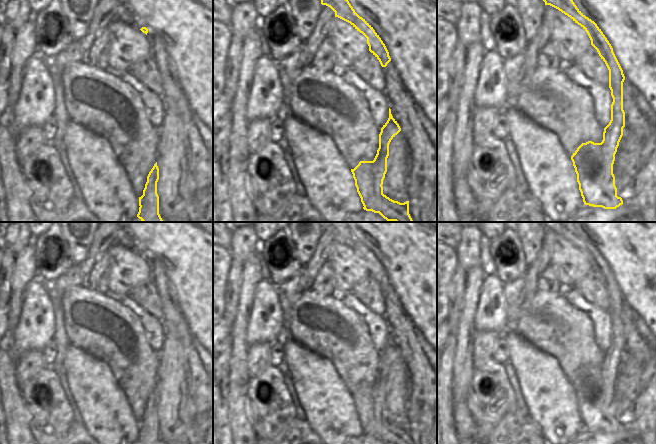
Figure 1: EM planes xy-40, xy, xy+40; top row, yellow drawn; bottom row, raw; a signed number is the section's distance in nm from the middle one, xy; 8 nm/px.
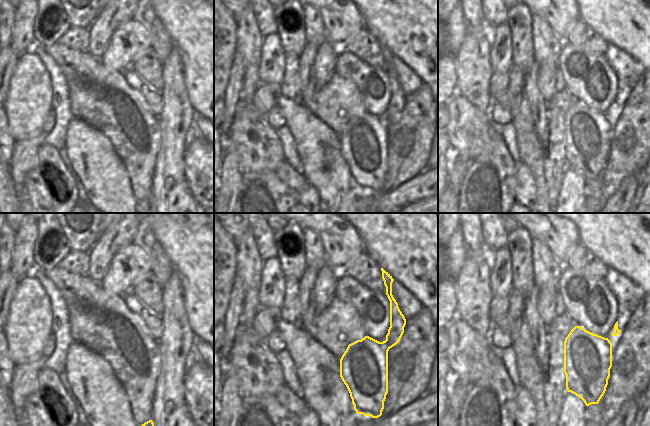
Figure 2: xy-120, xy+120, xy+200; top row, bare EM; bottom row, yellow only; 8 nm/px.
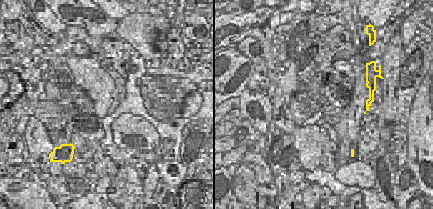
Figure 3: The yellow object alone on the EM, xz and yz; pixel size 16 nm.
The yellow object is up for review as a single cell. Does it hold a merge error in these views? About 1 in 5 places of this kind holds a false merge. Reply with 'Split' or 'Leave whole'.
Split

